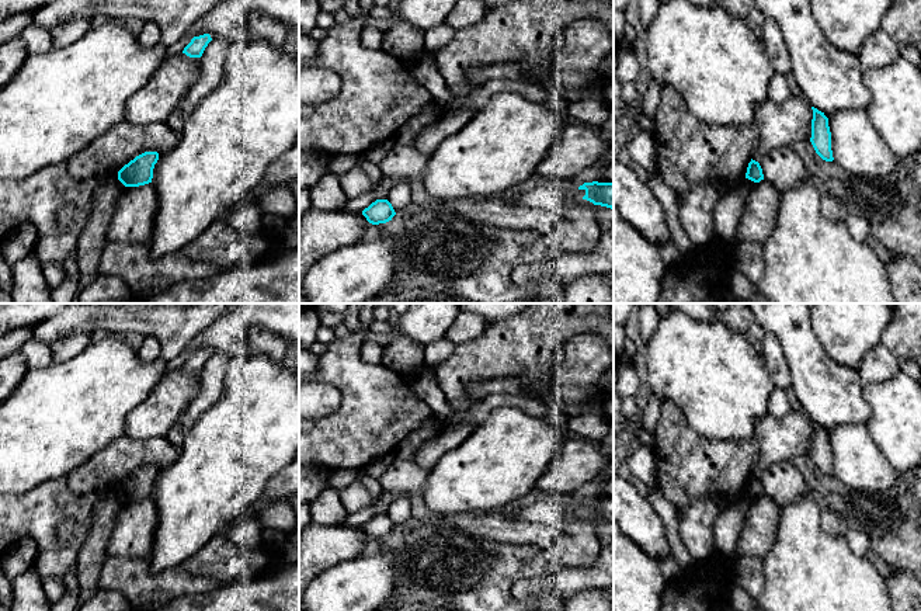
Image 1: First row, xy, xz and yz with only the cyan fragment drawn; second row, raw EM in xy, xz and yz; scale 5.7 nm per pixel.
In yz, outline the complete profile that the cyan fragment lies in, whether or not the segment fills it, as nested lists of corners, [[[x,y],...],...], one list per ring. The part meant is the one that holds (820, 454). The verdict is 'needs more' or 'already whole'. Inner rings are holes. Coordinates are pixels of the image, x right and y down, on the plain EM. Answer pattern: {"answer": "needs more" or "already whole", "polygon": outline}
{"answer": "already whole", "polygon": [[[811,421],[813,434],[811,434],[811,452],[810,456],[816,465],[816,468],[826,476],[833,476],[833,465],[831,465],[831,447],[828,441],[828,433],[824,427]]]}

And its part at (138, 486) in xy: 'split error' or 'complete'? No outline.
complete

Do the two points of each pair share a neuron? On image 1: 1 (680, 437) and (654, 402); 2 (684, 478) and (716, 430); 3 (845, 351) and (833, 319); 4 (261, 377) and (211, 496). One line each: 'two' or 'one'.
1: two
2: two
3: one
4: one

